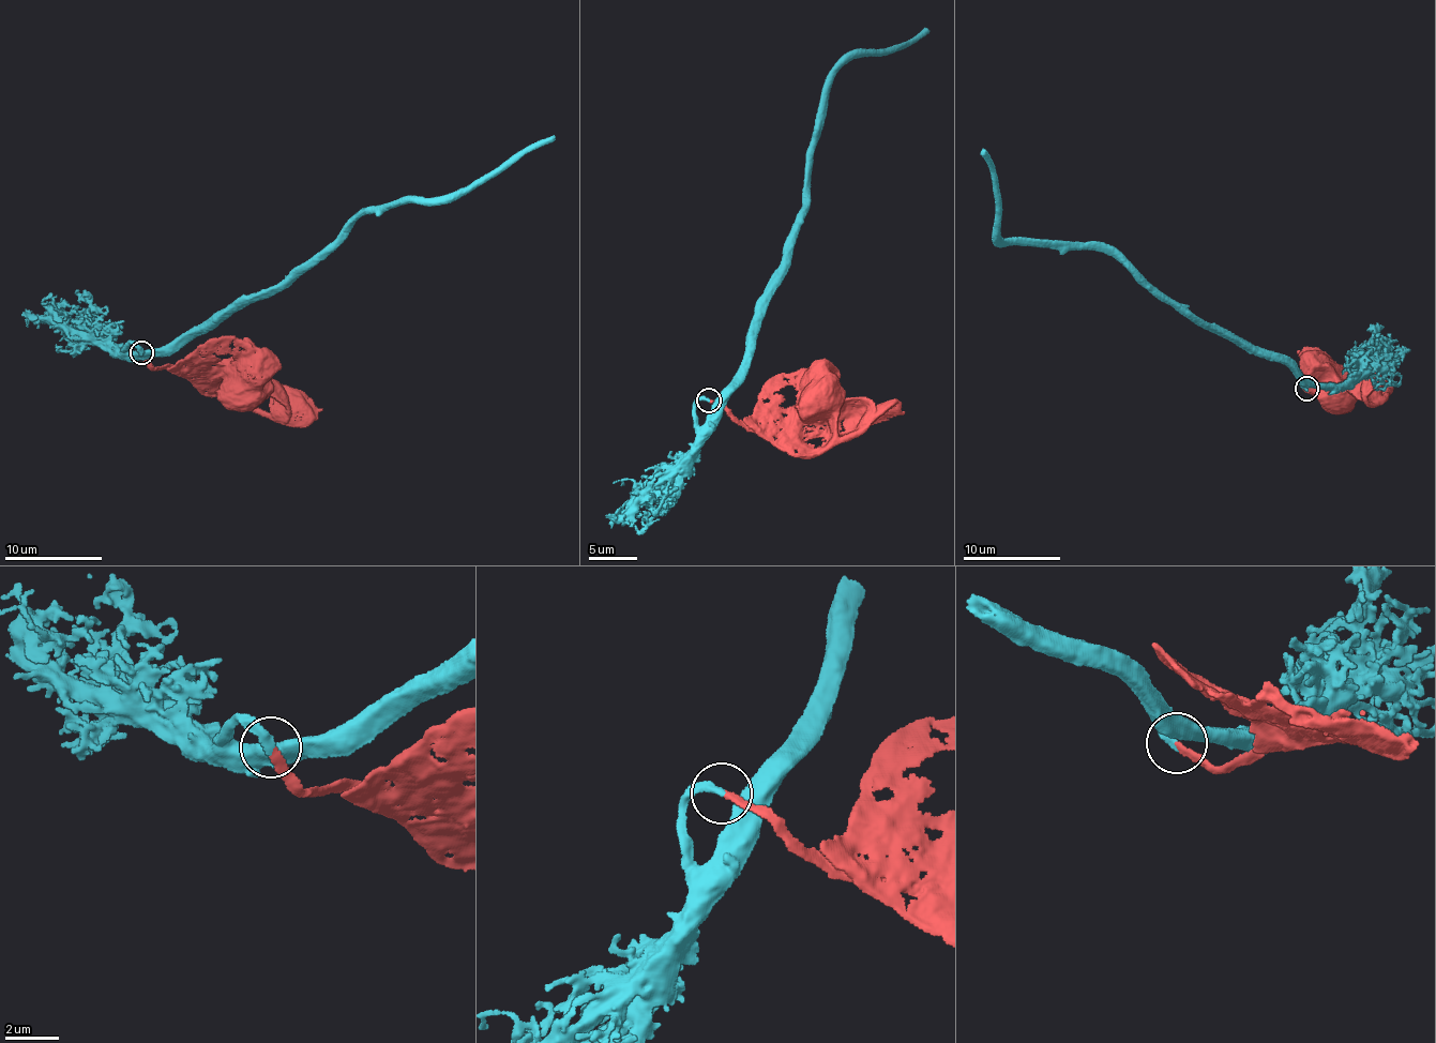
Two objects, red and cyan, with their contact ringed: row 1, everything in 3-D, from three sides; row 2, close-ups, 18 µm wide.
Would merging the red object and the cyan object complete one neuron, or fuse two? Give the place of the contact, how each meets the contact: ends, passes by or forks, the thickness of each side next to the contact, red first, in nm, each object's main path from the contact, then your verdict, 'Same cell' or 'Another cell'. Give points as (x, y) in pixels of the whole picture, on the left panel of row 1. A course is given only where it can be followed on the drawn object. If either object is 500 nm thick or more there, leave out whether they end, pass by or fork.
Place: (141, 352). At the ring red ends. At the ring cyan ends. Thickness 280 nm (red) against 320 nm. Course of red: (142, 352), (154, 368), (171, 366), (213, 372), (222, 378), (225, 395), (237, 398). Course of cyan: (142, 352), (130, 341), (136, 352), (197, 331), (369, 210), (443, 199), (555, 136). Same cell

